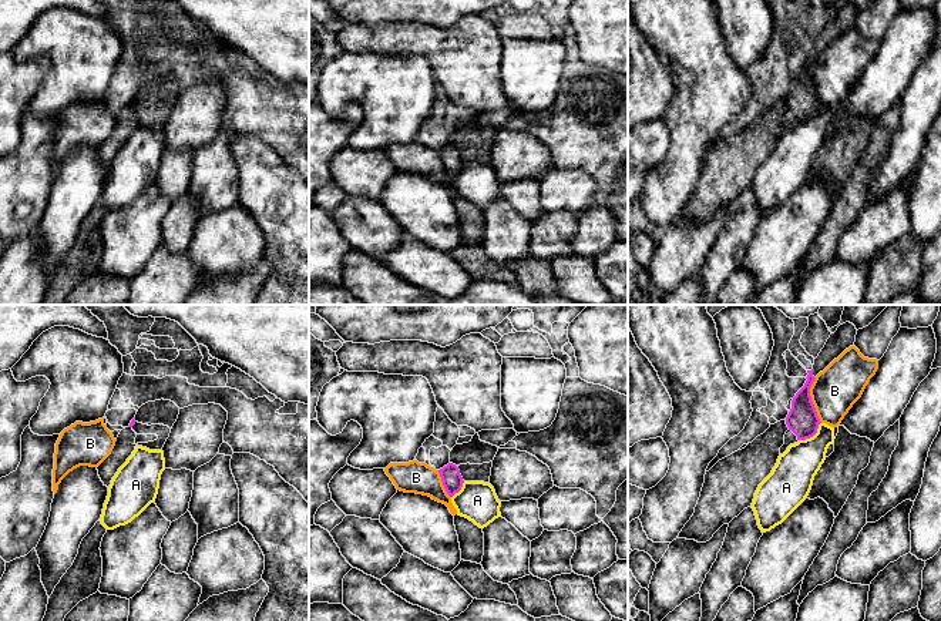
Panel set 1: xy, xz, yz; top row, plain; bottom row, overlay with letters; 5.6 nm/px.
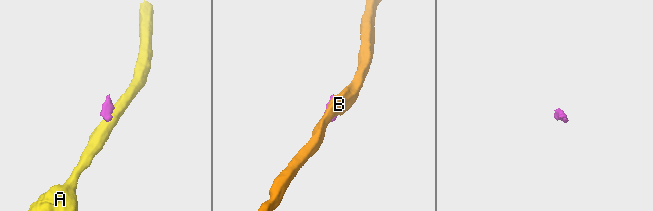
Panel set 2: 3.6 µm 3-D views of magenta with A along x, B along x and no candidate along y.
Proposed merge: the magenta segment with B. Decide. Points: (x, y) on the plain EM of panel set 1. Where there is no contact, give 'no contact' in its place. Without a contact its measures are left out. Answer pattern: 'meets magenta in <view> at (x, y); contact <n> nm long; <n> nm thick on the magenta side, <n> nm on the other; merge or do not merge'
meets magenta in yz at (810, 81); contact 260 nm long; 170 nm thick on the magenta side, 260 nm on the other; do not merge

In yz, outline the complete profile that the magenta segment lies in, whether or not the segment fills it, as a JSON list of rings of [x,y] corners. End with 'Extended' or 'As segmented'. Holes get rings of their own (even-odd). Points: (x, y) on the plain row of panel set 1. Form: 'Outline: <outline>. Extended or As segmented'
Outline: [[[846,3],[840,6],[837,11],[830,16],[824,28],[814,40],[813,50],[807,51],[809,56],[804,67],[792,81],[792,90],[786,98],[789,111],[784,115],[784,125],[780,128],[780,135],[783,135],[790,125],[810,120],[817,114],[821,103],[811,83],[810,68],[820,53],[823,53],[846,30],[854,27],[856,16],[857,10],[853,4]]]. Extended

